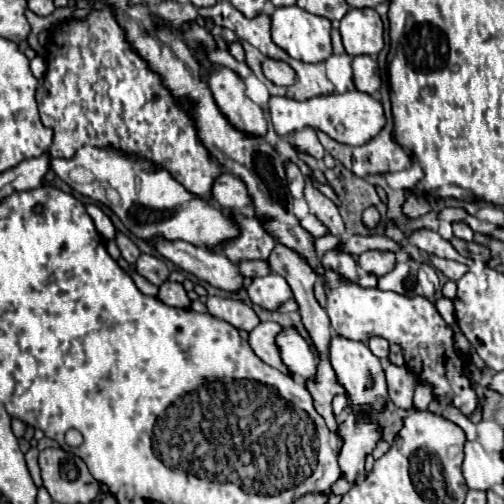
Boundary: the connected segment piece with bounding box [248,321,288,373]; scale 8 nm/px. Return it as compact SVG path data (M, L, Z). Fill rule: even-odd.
M272 321L260 323L258 327L254 327L254 329L248 333L248 345L250 345L250 349L252 349L266 365L280 369L282 373L288 373L286 367L284 367L282 361L280 361L278 347L274 345L274 337L276 337L278 331L280 331L280 325L278 325L278 323L272 323Z

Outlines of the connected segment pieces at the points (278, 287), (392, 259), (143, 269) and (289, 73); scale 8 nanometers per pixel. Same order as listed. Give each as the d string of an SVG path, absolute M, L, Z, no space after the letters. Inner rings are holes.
M270 273L266 277L256 277L246 289L254 305L260 305L268 311L274 311L280 303L292 299L292 289L284 277Z
M366 251L358 257L358 265L366 271L372 273L376 277L388 273L394 269L396 265L396 255L388 253L388 251Z
M142 255L142 257L136 261L136 271L138 271L144 279L148 279L152 285L158 285L158 287L160 287L160 285L168 279L168 275L170 275L166 263L164 263L162 259L158 259L158 257L152 257L152 255Z
M264 59L262 71L274 85L286 85L288 87L294 83L294 77L296 77L292 67L288 67L284 61L276 61L276 59Z

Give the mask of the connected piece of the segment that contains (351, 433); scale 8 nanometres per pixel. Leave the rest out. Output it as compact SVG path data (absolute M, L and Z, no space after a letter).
M368 415L358 423L352 423L352 417L342 421L336 431L342 437L342 447L338 453L338 465L342 469L342 477L350 483L358 483L366 477L364 461L376 445L382 441L382 427L372 421Z

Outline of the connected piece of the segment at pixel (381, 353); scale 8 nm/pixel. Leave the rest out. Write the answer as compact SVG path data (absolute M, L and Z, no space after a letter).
M372 337L372 339L368 341L368 345L370 345L370 351L372 351L378 359L386 359L386 357L388 357L388 341L386 341L386 339L382 339L382 337Z

